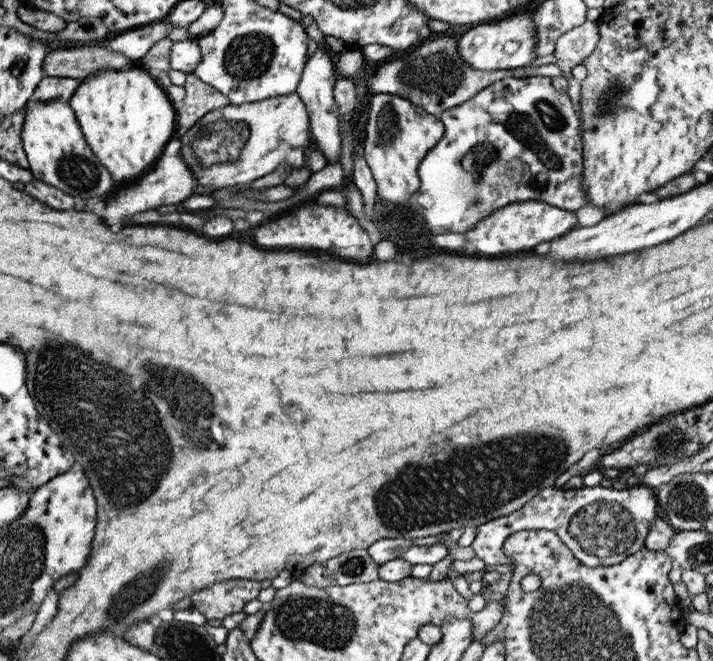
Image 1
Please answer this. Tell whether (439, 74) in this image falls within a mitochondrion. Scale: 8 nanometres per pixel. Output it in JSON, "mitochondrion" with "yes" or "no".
{"mitochondrion":"yes"}

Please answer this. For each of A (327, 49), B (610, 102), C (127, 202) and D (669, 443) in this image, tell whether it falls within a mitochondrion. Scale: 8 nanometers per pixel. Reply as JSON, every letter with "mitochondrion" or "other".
{"A":"other","B":"mitochondrion","C":"other","D":"mitochondrion"}

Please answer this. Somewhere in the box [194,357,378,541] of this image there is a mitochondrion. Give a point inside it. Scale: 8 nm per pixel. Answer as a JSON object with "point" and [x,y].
{"point":[344,520]}

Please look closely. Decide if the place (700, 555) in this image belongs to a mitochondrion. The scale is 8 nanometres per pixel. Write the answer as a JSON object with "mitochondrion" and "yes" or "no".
{"mitochondrion":"yes"}

